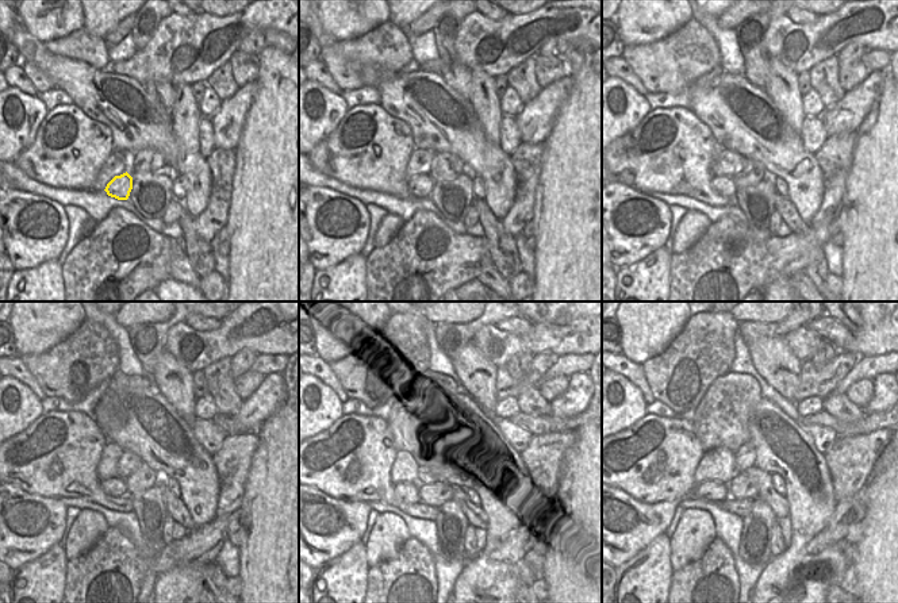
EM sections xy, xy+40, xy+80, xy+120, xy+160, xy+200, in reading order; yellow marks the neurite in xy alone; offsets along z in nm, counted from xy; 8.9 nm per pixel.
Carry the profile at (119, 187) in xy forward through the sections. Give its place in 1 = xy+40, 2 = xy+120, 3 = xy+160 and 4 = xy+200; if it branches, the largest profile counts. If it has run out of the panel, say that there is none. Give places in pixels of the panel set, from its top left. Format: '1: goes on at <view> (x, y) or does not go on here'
1: goes on at xy+40 (421, 185)
2: goes on at xy+120 (116, 487)
3: goes on at xy+160 (409, 491)
4: goes on at xy+200 (710, 491)

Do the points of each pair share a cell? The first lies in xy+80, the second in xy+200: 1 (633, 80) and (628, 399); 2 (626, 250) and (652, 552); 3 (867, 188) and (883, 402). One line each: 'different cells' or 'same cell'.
1: different cells
2: different cells
3: different cells

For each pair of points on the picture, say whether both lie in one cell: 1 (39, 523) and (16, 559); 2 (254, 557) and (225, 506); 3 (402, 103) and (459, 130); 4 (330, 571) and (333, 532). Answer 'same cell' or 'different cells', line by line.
1: same cell
2: different cells
3: same cell
4: different cells

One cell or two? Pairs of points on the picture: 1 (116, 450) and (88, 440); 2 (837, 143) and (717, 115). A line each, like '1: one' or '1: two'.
1: two
2: two

